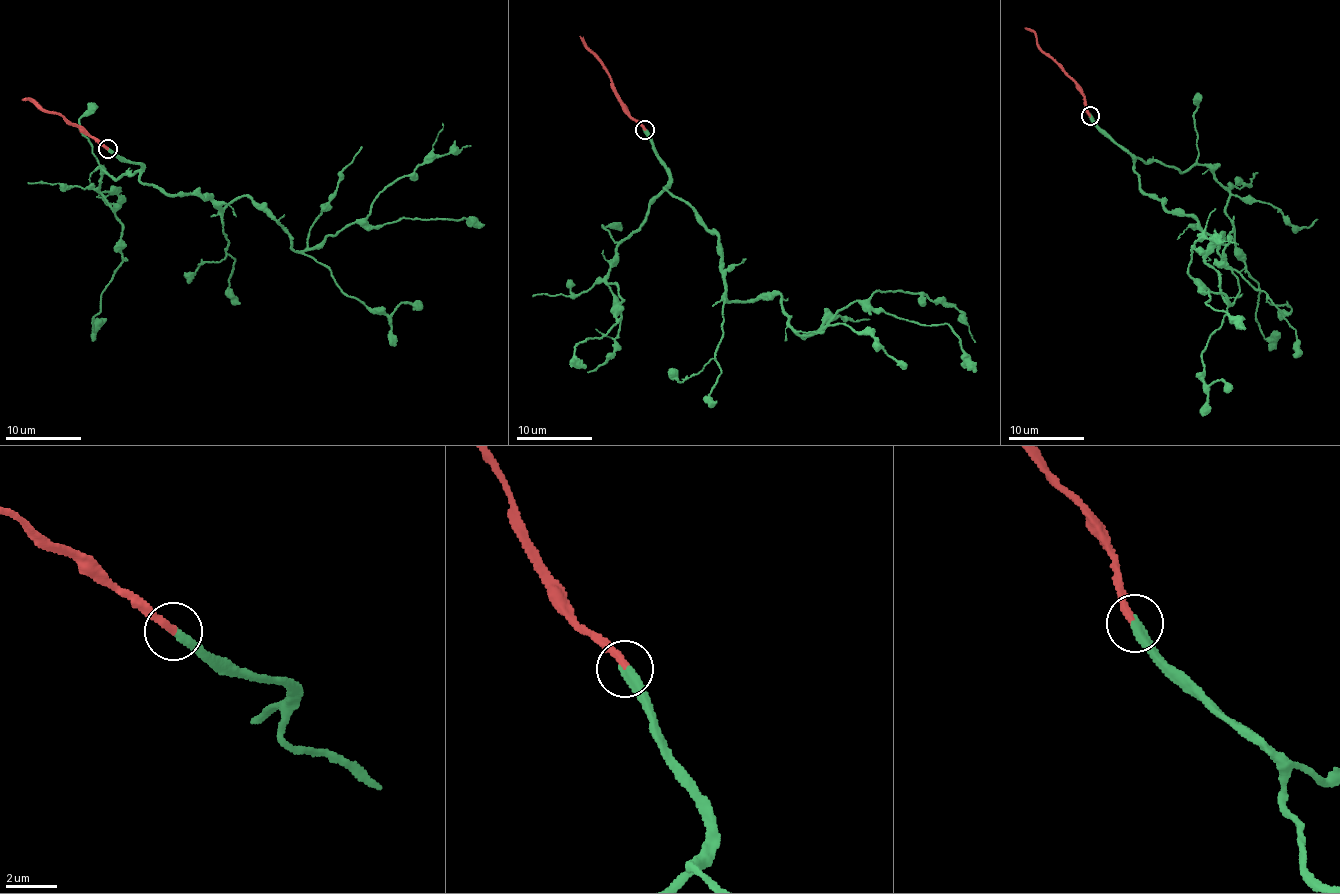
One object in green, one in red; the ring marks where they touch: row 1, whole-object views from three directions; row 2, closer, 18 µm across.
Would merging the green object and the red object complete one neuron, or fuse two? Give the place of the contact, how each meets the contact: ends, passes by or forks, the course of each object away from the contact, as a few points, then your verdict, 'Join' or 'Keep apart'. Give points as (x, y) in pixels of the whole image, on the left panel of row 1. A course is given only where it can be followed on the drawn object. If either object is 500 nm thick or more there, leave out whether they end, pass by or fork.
Place: (107, 149). At the ring green ends. At the ring red ends. Course of green: (107, 148), (170, 195), (210, 195), (223, 210), (252, 197), (299, 252), (361, 221), (421, 164), (470, 146). Course of red: (107, 148), (77, 125), (29, 99), (22, 99). Join

